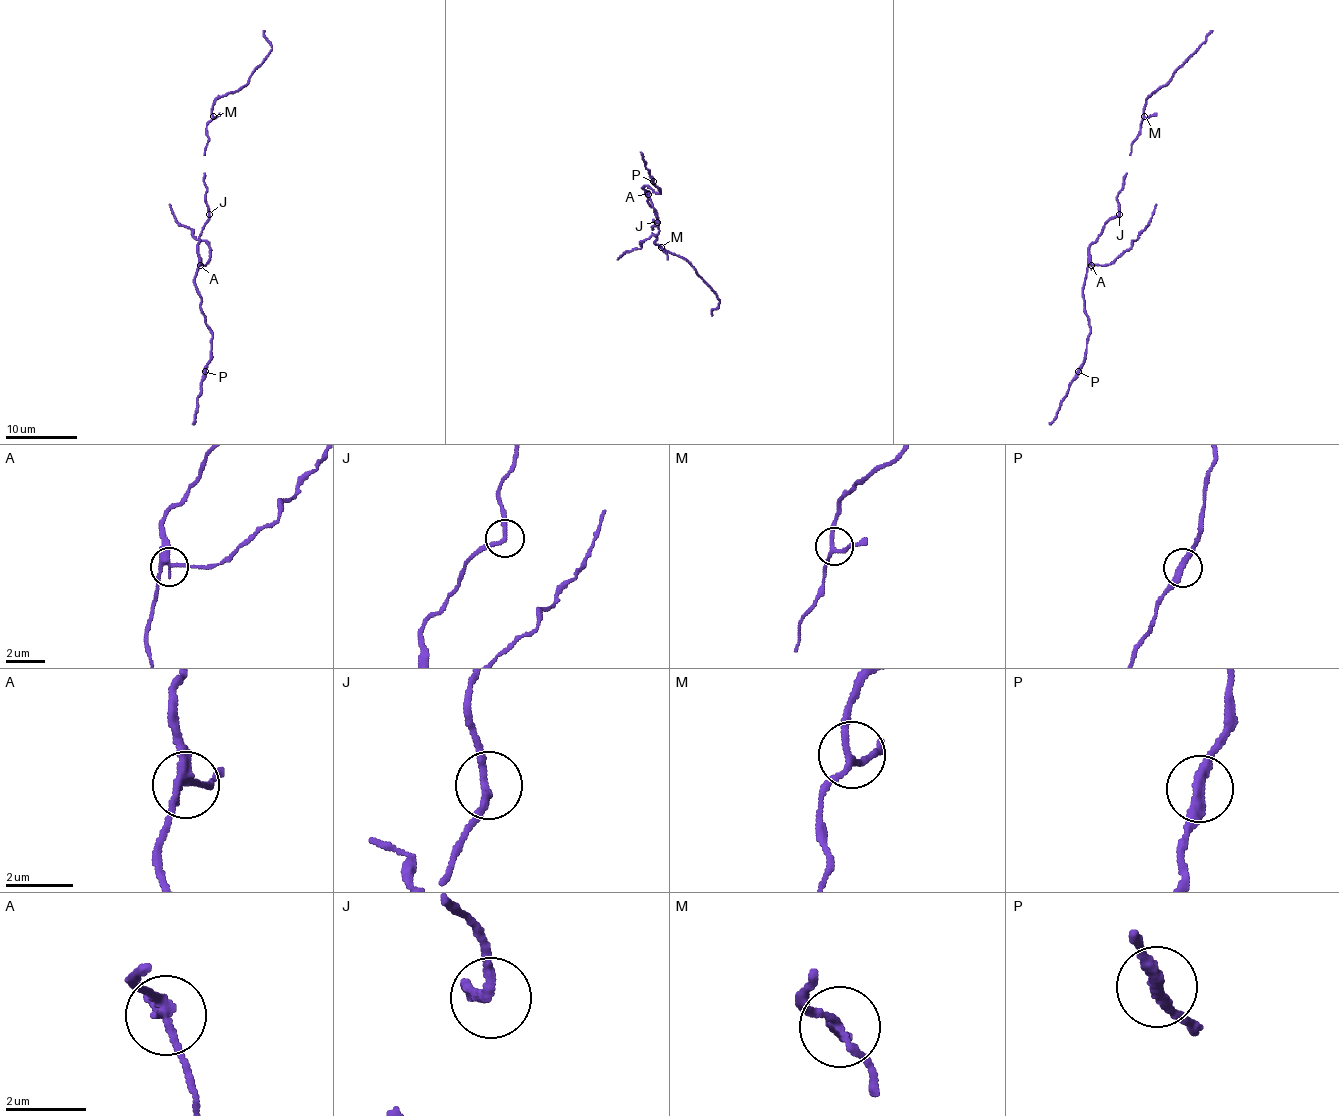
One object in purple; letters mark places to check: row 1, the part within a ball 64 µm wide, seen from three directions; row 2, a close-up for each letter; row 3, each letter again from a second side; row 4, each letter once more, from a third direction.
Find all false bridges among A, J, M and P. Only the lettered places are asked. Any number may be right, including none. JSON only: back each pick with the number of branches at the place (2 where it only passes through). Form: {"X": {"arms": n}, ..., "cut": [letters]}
{"A": {"arms": 3}, "cut": ["A"]}

